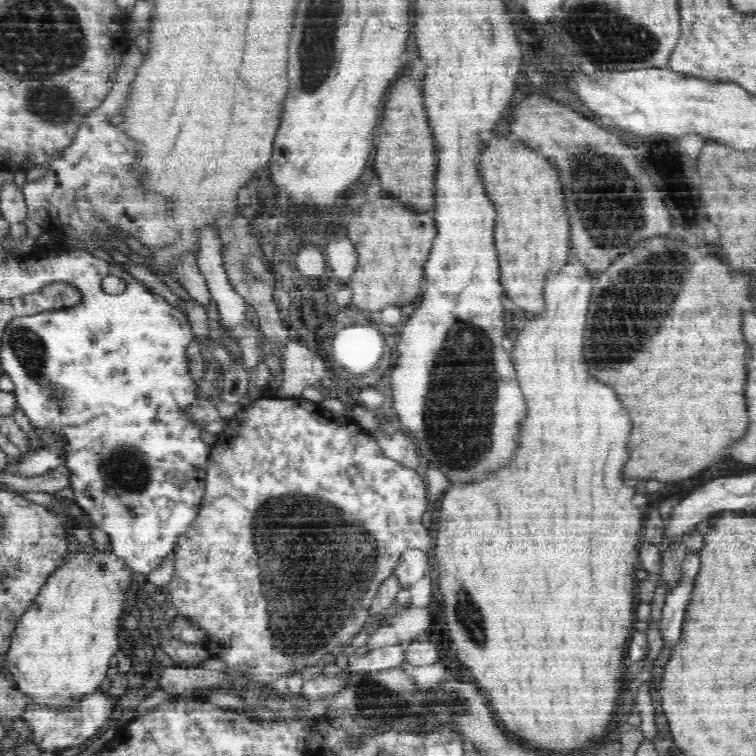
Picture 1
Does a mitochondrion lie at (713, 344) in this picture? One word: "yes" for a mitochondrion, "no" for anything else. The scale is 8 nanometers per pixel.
no

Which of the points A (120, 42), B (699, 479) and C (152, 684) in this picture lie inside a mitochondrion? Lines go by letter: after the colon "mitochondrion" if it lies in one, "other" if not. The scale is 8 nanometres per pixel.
A: other
B: other
C: mitochondrion

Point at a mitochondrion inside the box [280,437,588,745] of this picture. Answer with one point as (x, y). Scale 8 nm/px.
(386, 706)

